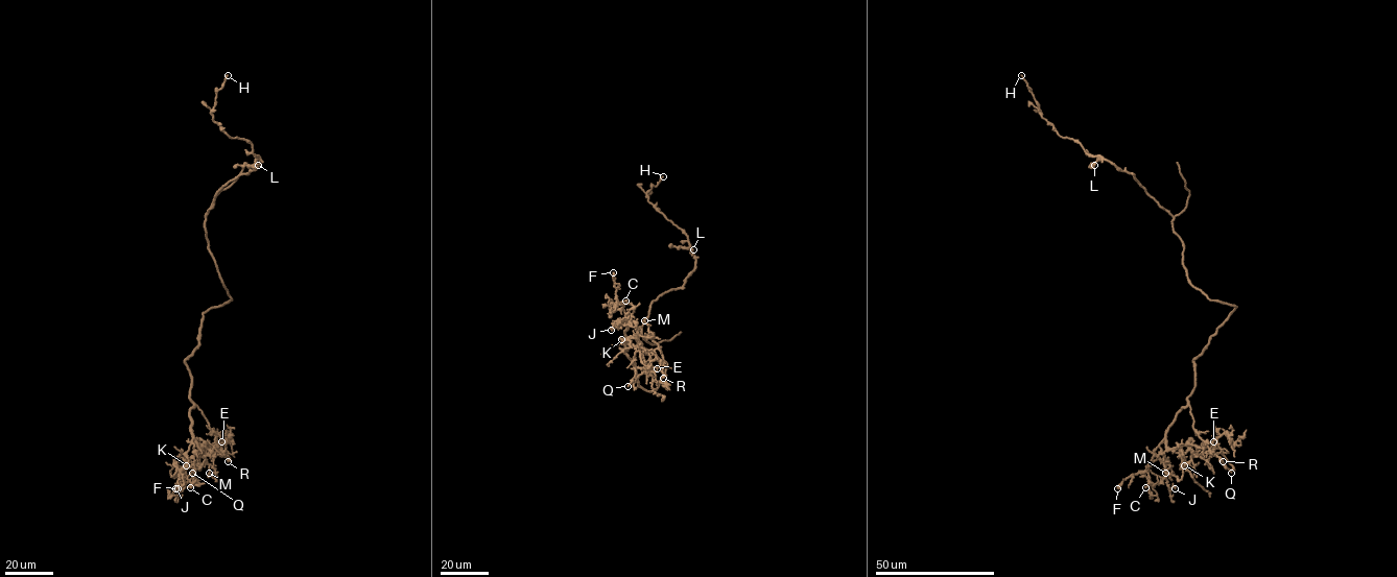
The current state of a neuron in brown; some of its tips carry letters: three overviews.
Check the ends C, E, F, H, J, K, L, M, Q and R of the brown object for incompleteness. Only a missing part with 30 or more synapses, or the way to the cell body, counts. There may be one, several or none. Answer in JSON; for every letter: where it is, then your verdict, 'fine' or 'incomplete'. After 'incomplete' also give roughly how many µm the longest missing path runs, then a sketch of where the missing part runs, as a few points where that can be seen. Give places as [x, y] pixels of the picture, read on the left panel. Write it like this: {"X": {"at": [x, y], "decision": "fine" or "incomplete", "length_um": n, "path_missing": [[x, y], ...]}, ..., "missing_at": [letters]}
{"C": {"at": [190, 487], "decision": "fine"}, "E": {"at": [221, 441], "decision": "fine"}, "F": {"at": [178, 488], "decision": "fine"}, "H": {"at": [228, 75], "decision": "fine"}, "J": {"at": [175, 488], "decision": "fine"}, "K": {"at": [186, 465], "decision": "fine"}, "L": {"at": [258, 165], "decision": "fine"}, "M": {"at": [209, 473], "decision": "fine"}, "Q": {"at": [192, 473], "decision": "fine"}, "R": {"at": [228, 461], "decision": "fine"}, "missing_at": []}

